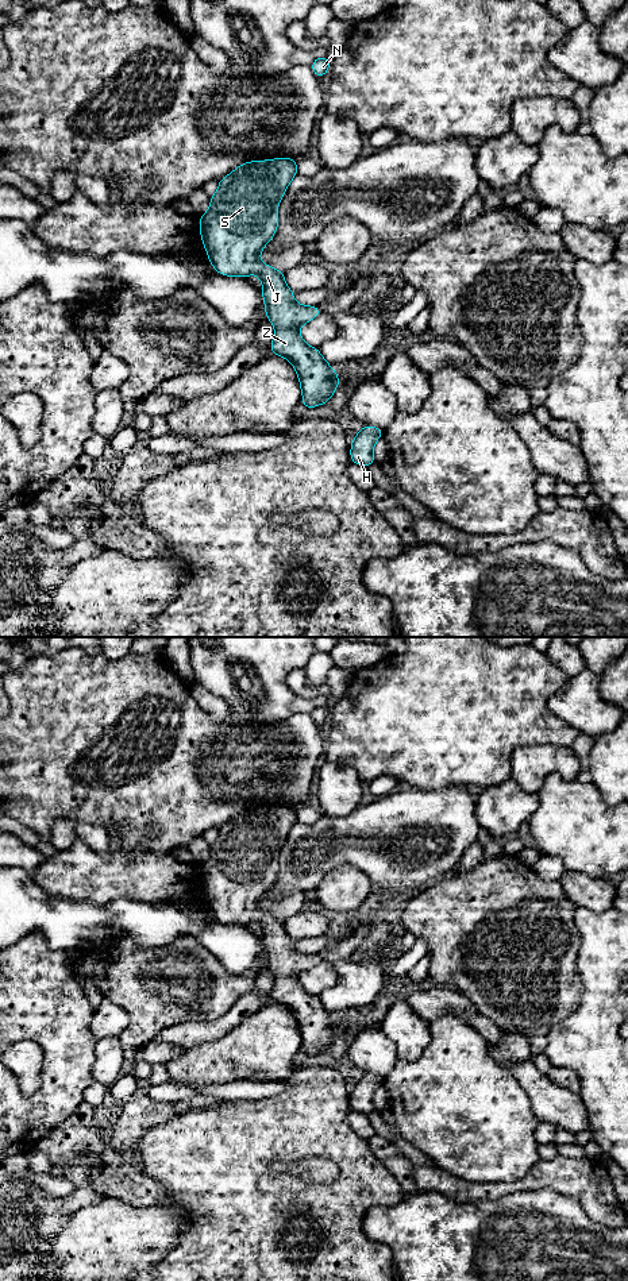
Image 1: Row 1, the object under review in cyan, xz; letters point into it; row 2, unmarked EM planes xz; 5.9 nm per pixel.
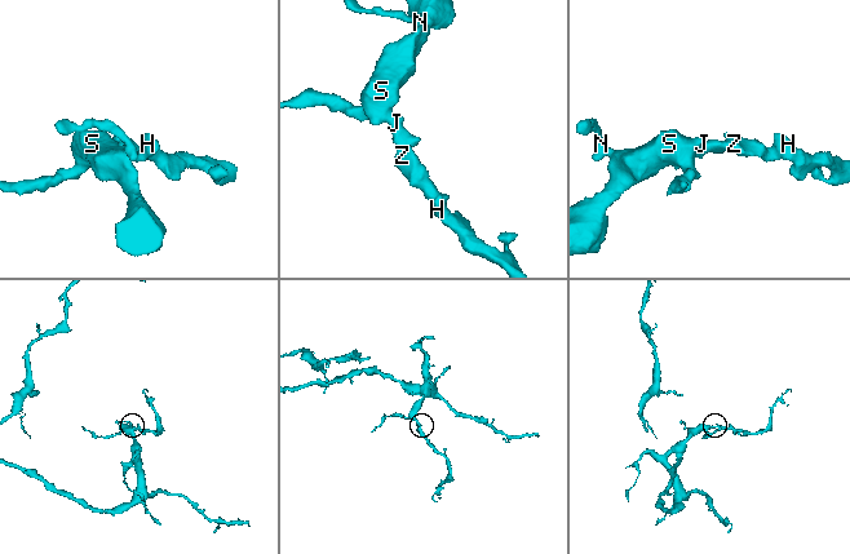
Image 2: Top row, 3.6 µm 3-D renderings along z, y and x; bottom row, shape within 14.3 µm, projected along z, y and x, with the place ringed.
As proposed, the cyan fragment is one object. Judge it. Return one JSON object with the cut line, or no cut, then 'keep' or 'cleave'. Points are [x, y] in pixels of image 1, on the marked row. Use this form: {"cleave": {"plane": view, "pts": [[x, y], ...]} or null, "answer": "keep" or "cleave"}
{"cleave": null, "answer": "keep"}

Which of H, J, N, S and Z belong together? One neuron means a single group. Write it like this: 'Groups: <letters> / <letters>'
Groups: H J N S Z

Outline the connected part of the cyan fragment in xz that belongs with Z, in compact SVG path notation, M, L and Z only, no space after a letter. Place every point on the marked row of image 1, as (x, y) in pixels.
M277 158L239 165L219 181L211 208L200 217L200 234L213 269L227 277L258 274L265 312L276 328L270 354L292 362L305 409L328 404L340 381L319 348L305 344L297 331L320 316L319 306L293 301L285 271L259 261L259 252L278 228L277 208L297 174L297 161Z

